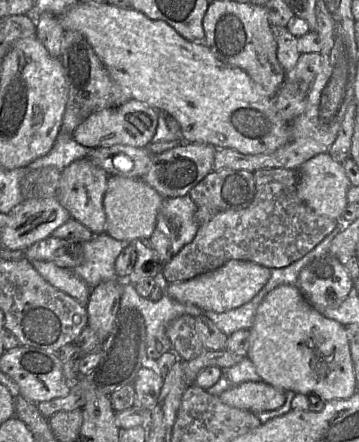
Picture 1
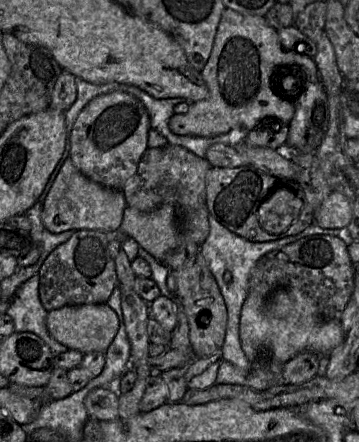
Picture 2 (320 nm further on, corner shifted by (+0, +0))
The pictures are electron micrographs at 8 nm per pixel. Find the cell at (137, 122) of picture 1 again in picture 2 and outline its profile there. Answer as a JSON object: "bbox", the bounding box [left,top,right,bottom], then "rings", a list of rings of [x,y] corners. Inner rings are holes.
{"bbox":[168,8,321,138],"rings":[[[225,8],[222,12],[221,19],[220,19],[219,25],[217,27],[217,32],[215,35],[215,39],[214,39],[214,43],[213,43],[213,47],[212,47],[210,56],[208,58],[208,61],[207,61],[205,67],[201,71],[201,77],[207,86],[208,95],[203,100],[194,102],[194,103],[190,103],[189,110],[187,113],[174,114],[169,119],[168,127],[173,134],[176,134],[178,136],[210,138],[210,137],[215,137],[217,135],[226,134],[229,131],[231,131],[232,129],[244,129],[244,130],[250,132],[251,130],[260,126],[261,124],[265,125],[265,124],[269,124],[269,122],[280,122],[282,124],[289,125],[290,121],[292,120],[292,118],[294,116],[294,113],[295,113],[294,101],[292,99],[290,99],[289,97],[293,97],[294,95],[291,96],[291,95],[279,94],[276,91],[276,87],[274,84],[274,77],[275,77],[275,74],[280,71],[277,74],[277,80],[278,80],[278,78],[280,77],[280,75],[282,73],[284,73],[290,69],[295,70],[295,72],[300,72],[304,82],[321,81],[320,75],[318,72],[318,68],[317,68],[314,58],[311,58],[305,54],[300,54],[294,50],[287,50],[286,48],[284,48],[284,46],[282,45],[282,43],[280,41],[278,31],[268,23],[265,16],[253,16],[250,14],[241,14],[235,10]]]}

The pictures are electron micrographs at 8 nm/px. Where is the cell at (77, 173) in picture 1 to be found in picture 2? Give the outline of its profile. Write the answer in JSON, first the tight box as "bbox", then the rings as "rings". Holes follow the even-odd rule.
{"bbox":[69,91,150,190],"rings":[[[117,91],[100,95],[79,113],[70,134],[69,157],[81,173],[92,181],[111,189],[123,190],[148,149],[150,130],[149,114],[141,100]]]}

